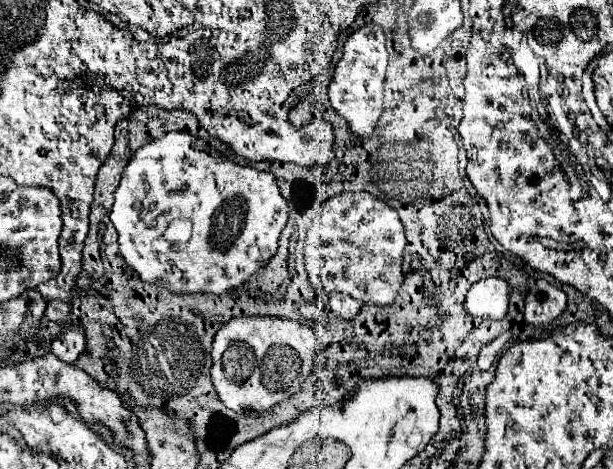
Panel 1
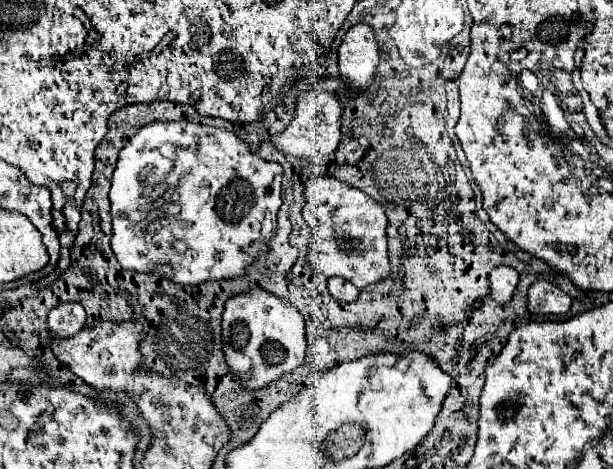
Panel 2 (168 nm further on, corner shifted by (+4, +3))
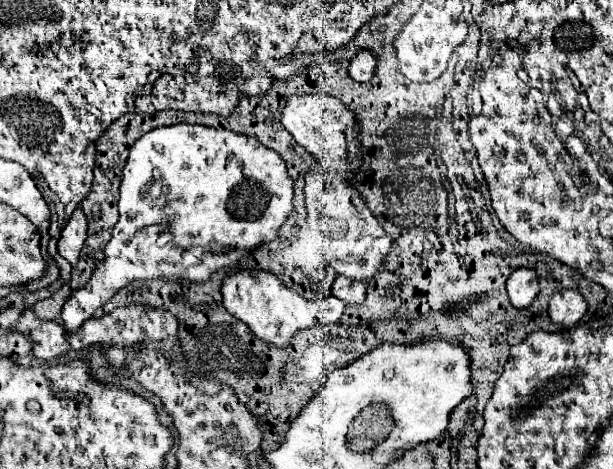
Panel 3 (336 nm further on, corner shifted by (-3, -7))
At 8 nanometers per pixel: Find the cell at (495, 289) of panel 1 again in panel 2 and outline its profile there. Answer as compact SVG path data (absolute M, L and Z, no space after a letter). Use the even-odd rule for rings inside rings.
M497 266L491 272L489 282L491 282L491 298L499 304L505 304L513 296L513 290L519 282L519 272L511 266Z

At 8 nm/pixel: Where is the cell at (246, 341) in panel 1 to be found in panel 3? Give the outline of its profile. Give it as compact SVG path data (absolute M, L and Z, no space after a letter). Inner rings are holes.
M242 270L232 276L228 276L222 284L222 304L224 308L236 316L238 320L244 320L244 324L250 328L252 336L276 346L278 350L288 348L290 340L298 330L314 326L318 320L322 320L324 314L328 314L328 302L306 302L296 292L288 290L274 274L260 272L260 270Z

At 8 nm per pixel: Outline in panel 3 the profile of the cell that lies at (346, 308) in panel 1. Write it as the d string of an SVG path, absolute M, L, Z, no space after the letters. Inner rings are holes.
M338 276L332 284L332 294L346 304L362 304L366 300L366 282Z

